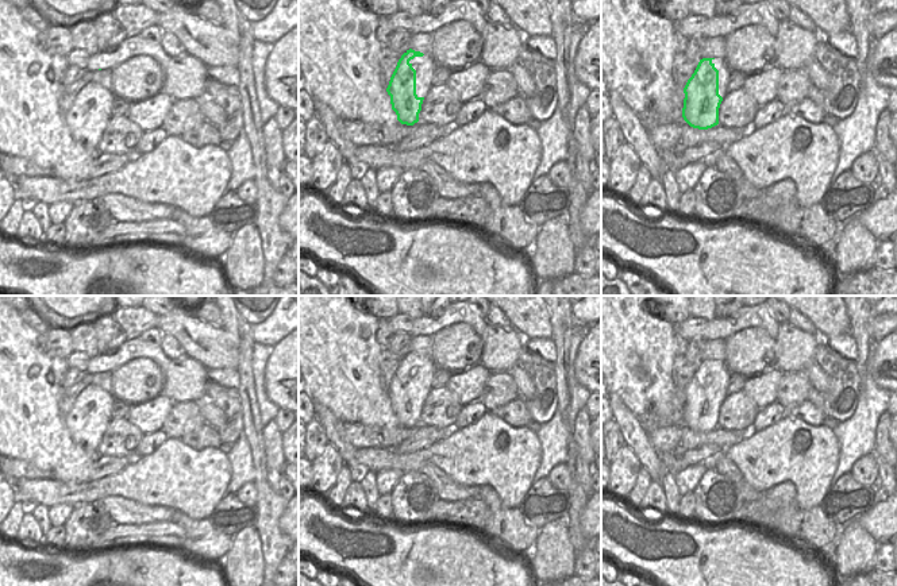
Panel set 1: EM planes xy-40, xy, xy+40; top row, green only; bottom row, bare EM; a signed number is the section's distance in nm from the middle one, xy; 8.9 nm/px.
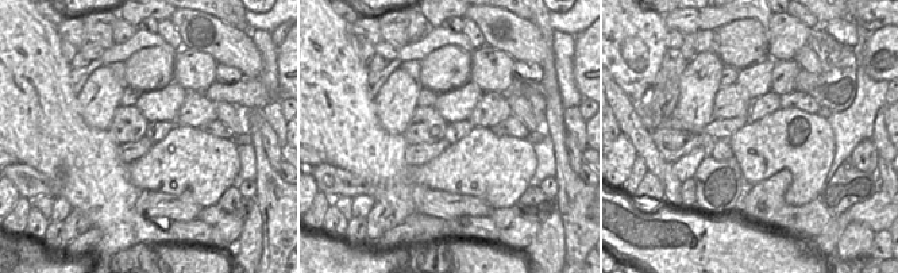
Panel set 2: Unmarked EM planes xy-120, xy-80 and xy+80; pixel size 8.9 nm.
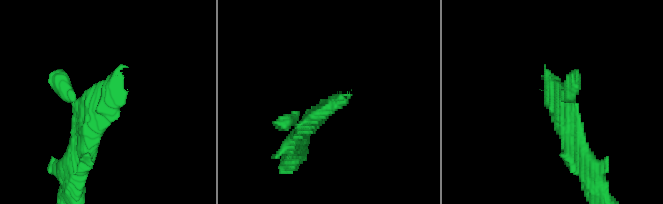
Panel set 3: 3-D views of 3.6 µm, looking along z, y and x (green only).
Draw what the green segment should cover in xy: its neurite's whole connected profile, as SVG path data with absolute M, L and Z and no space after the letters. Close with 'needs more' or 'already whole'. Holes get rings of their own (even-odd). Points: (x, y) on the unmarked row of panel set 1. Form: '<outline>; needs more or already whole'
M407 352L397 365L381 408L369 398L359 401L358 423L343 427L336 420L336 431L354 448L394 448L413 435L424 400L416 397L416 373L409 365L423 359Z; needs more

